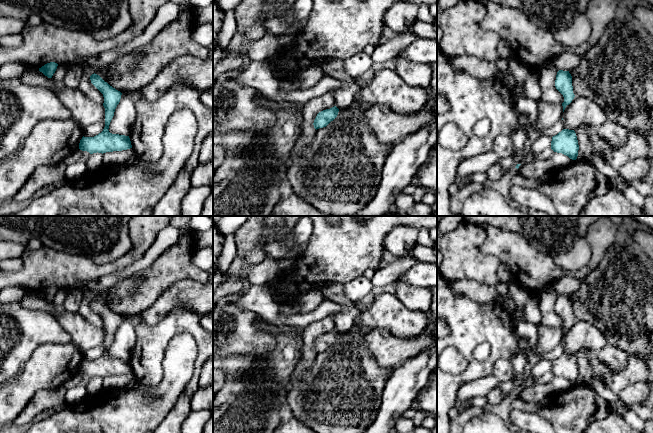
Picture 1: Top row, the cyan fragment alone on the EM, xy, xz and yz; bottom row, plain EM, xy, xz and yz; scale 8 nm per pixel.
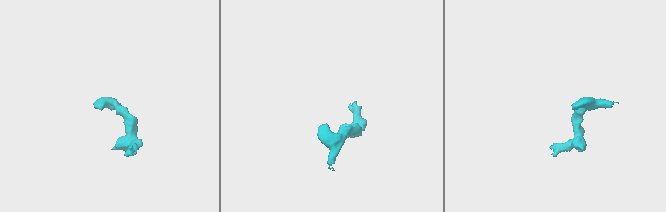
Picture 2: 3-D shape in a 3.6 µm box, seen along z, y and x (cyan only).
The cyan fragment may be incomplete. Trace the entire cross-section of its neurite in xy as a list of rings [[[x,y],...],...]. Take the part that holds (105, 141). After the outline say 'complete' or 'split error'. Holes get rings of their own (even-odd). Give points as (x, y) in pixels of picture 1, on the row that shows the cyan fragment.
[[[99,75],[90,76],[91,83],[103,94],[105,108],[105,127],[101,133],[94,137],[82,137],[79,143],[79,149],[93,153],[106,153],[113,151],[122,151],[132,148],[129,136],[112,134],[109,132],[109,125],[114,116],[115,109],[120,102],[122,93]]] | complete

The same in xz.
[[[336,106],[319,112],[313,123],[314,128],[317,130],[319,128],[326,127],[331,121],[333,121],[337,117],[338,112],[339,109]]] | complete

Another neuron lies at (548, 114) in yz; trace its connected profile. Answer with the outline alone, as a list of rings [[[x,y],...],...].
[[[537,100],[537,118],[532,123],[533,128],[540,134],[544,129],[548,129],[561,121],[563,118],[563,106],[558,103],[547,103]]]

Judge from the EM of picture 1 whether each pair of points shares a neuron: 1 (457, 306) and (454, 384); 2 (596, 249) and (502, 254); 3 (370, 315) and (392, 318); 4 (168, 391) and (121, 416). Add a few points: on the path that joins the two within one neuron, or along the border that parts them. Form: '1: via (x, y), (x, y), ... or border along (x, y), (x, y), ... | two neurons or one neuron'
1: via (466, 326), (466, 351), (471, 365) | one neuron
2: via (580, 273), (543, 271), (528, 259) | one neuron
3: via (375, 315), (387, 315) | one neuron
4: via (159, 401), (134, 412) | one neuron

